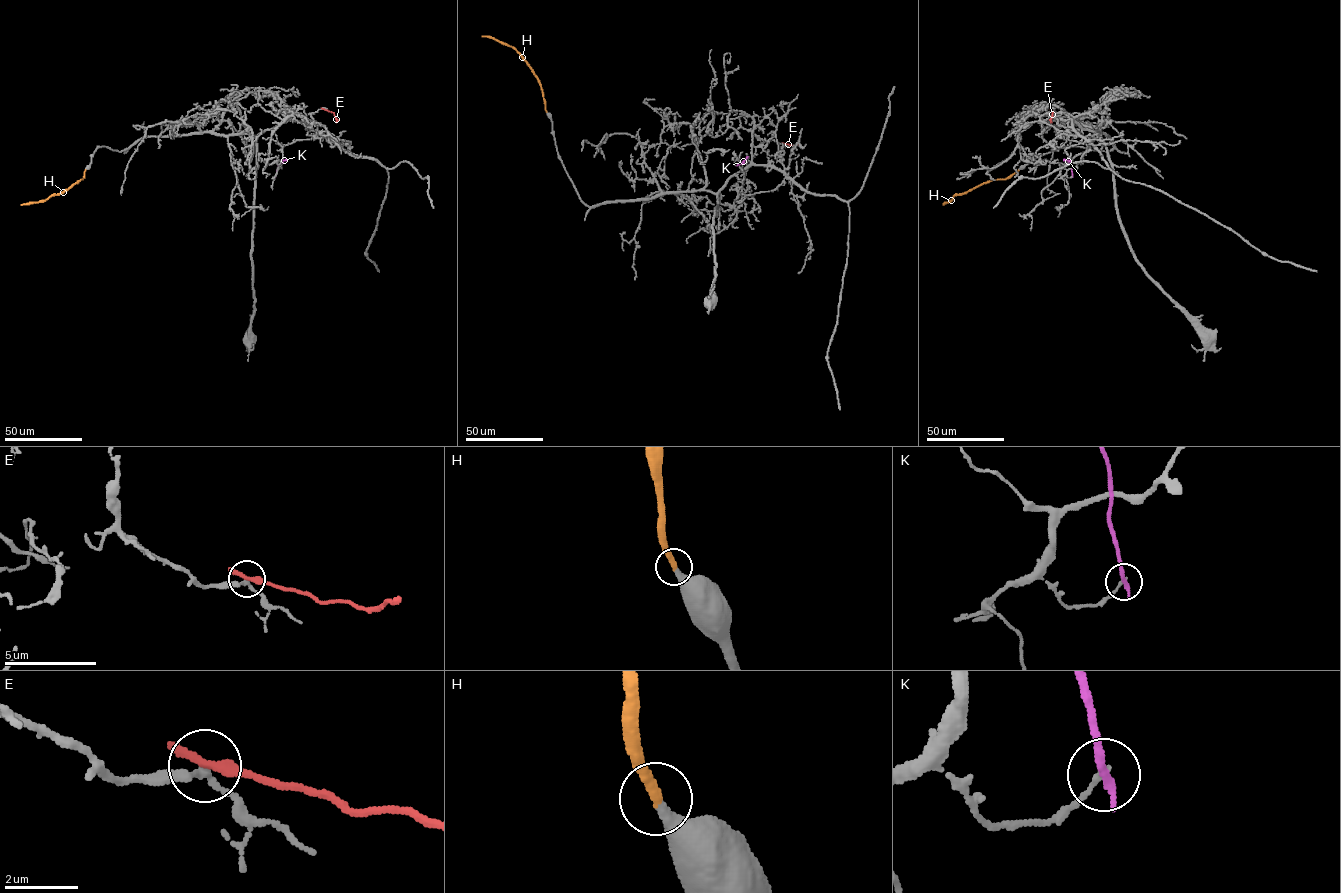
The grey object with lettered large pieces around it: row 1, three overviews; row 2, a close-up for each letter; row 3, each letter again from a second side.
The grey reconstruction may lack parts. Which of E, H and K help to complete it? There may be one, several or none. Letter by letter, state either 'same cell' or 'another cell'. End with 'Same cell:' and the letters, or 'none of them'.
E: another cell
H: same cell
K: another cell
Same cell: H

